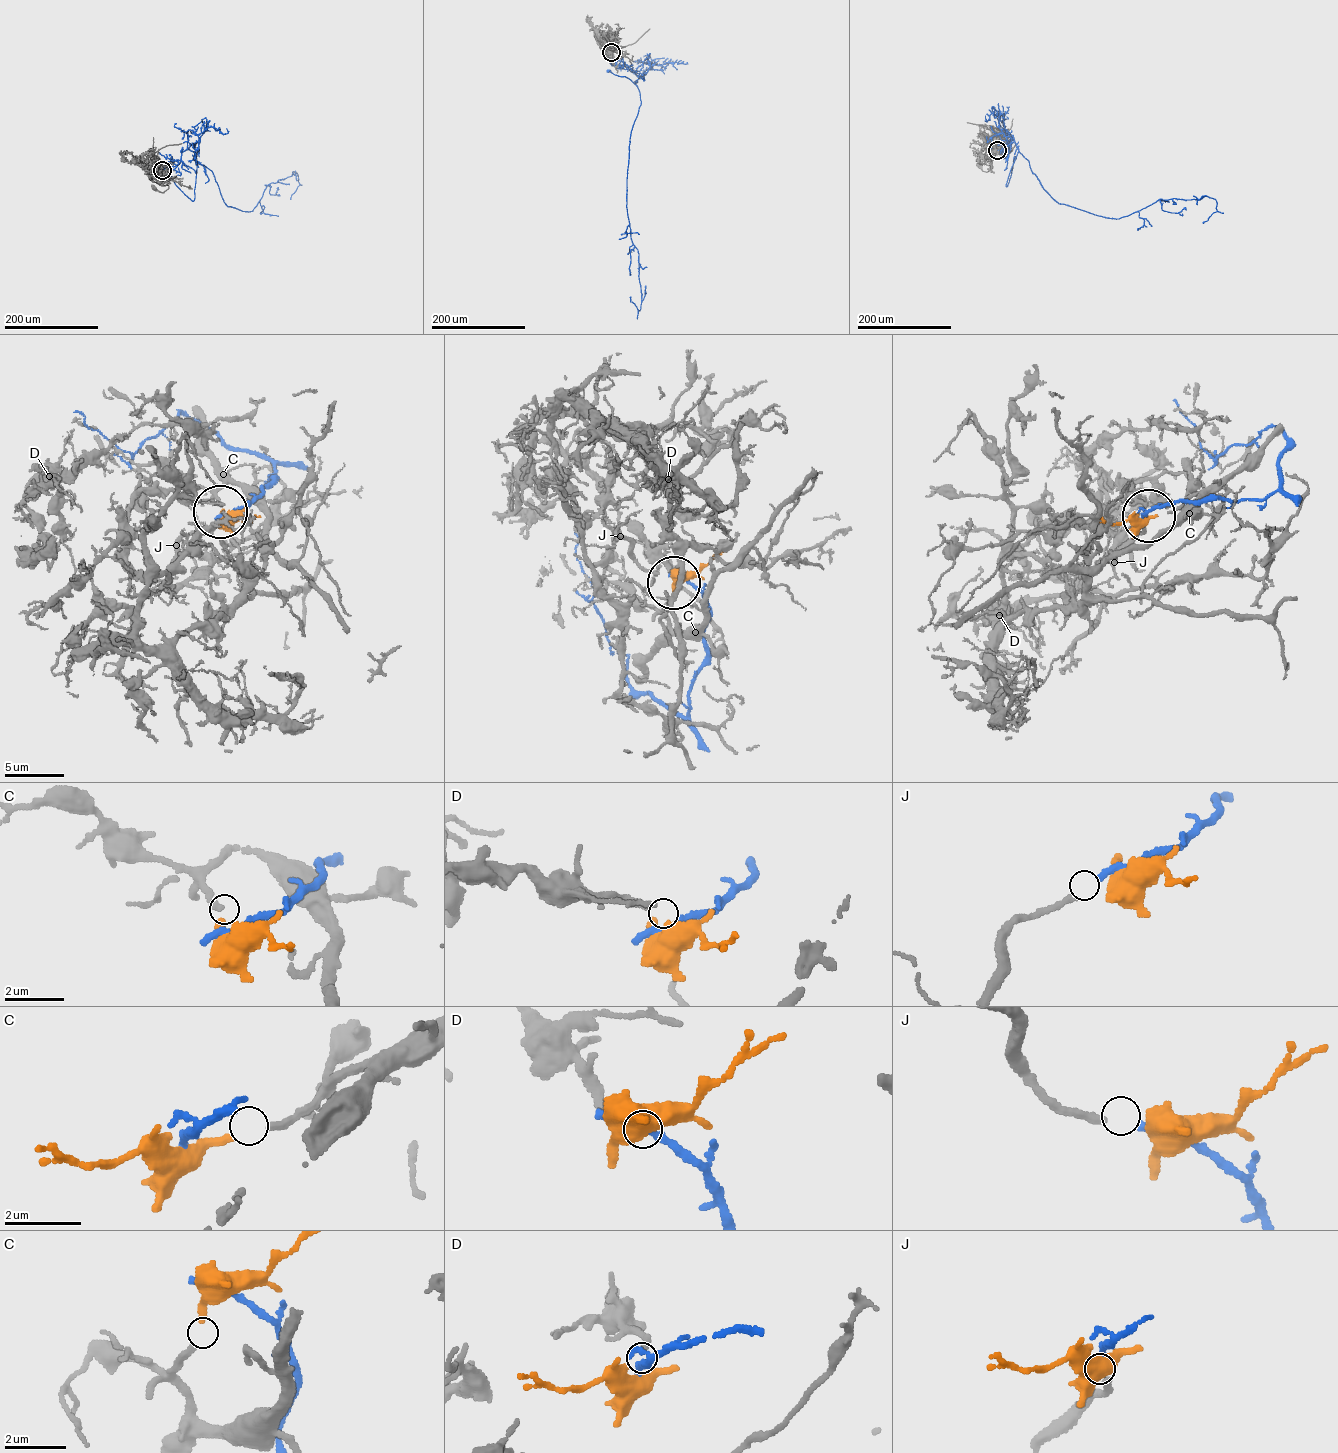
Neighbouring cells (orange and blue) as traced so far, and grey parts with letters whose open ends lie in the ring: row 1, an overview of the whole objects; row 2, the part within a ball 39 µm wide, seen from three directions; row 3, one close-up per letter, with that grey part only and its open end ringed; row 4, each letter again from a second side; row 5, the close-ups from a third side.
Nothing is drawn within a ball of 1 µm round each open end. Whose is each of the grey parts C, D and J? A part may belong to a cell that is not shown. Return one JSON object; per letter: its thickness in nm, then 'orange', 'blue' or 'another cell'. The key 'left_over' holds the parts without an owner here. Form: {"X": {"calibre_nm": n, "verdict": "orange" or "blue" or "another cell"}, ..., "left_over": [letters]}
{"C": {"calibre_nm": 200, "verdict": "orange"}, "D": {"calibre_nm": 220, "verdict": "another cell"}, "J": {"calibre_nm": 190, "verdict": "blue"}, "left_over": ["D"]}

